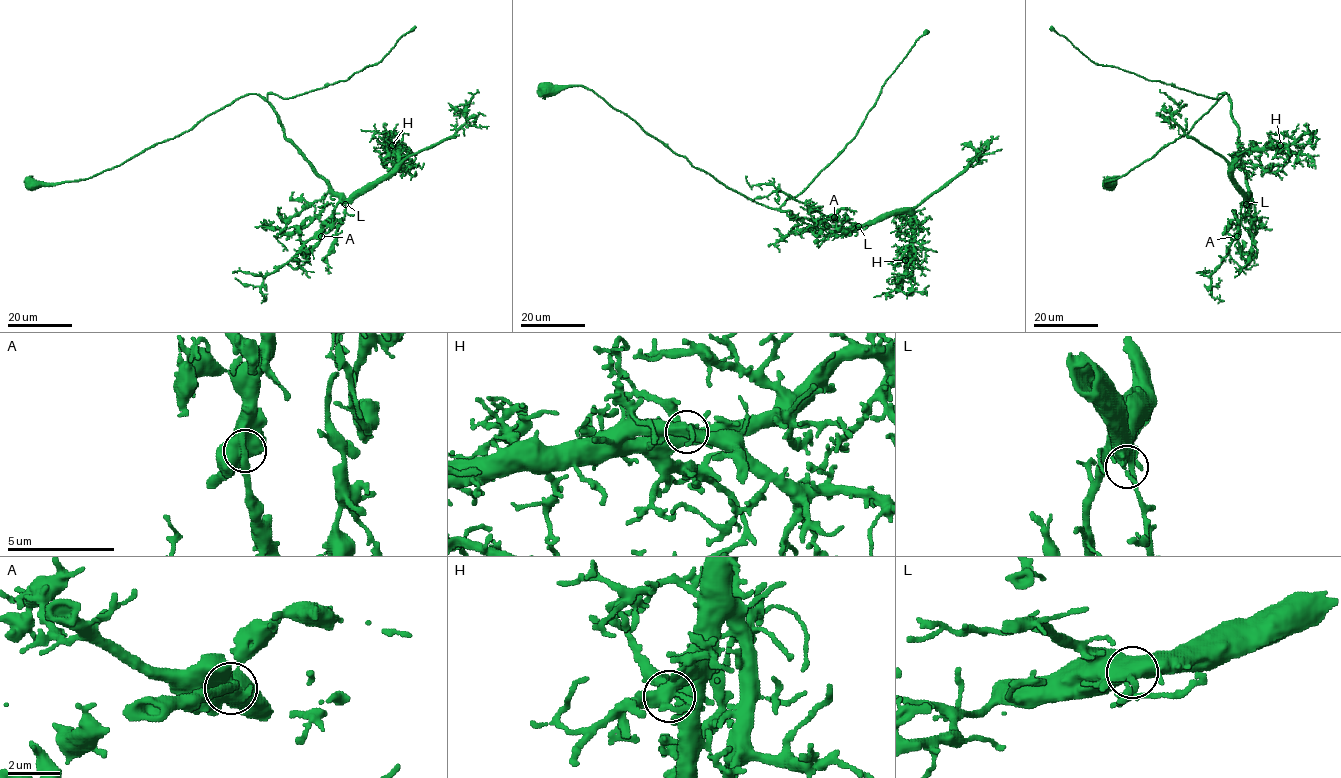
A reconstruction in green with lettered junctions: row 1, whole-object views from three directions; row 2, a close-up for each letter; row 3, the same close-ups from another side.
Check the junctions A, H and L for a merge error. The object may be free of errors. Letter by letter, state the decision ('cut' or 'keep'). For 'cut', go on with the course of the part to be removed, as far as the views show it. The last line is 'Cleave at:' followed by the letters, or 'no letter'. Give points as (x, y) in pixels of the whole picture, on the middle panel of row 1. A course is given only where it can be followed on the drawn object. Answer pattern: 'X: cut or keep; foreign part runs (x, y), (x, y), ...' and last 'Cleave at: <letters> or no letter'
A: keep
H: keep
L: keep
Cleave at: no letter

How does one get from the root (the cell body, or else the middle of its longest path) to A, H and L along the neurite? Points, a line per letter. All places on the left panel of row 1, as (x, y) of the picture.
A: (32, 185), (90, 178), (192, 129), (236, 100), (258, 94), (275, 113), (283, 135), (340, 198), (321, 236)
H: (32, 185), (90, 178), (249, 94), (268, 103), (283, 135), (346, 198), (393, 169), (392, 145)
L: (32, 185), (51, 186), (90, 178), (192, 129), (236, 100), (258, 94), (275, 113), (283, 135), (345, 204)

